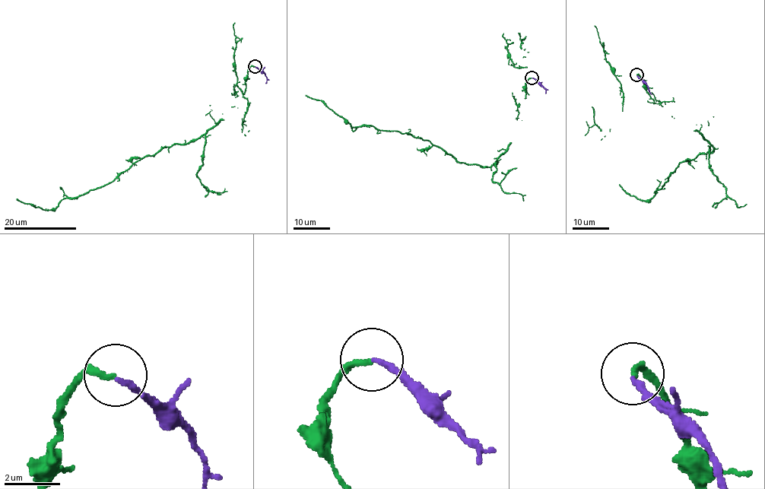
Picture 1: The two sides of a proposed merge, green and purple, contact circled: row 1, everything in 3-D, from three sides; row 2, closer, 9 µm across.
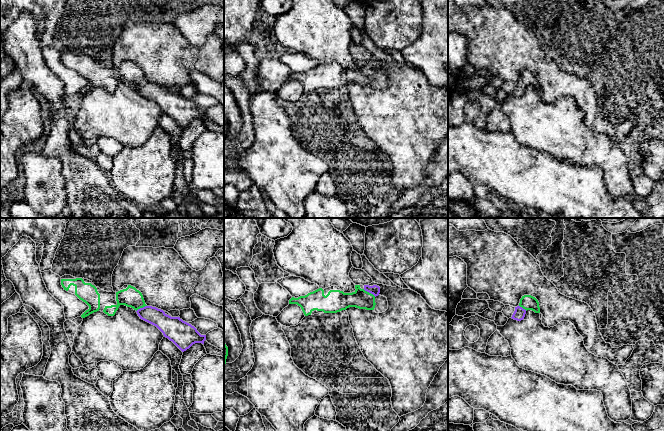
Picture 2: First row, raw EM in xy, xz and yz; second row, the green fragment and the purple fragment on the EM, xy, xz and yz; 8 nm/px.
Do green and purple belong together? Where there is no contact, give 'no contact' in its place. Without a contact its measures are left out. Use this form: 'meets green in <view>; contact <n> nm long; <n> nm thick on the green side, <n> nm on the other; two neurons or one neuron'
meets green in xz; contact 120 nm long; 160 nm thick on the green side, 80 nm on the other; one neuron

